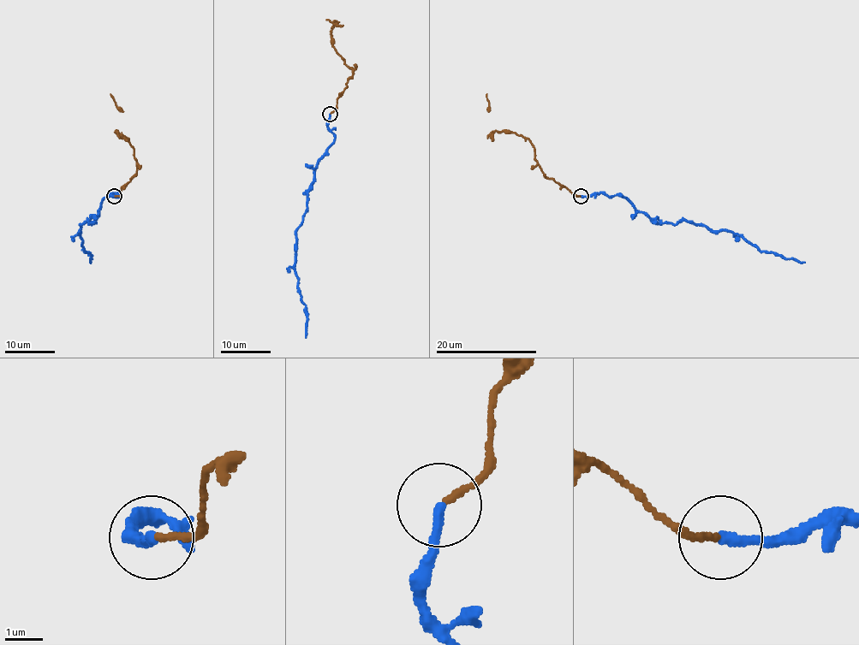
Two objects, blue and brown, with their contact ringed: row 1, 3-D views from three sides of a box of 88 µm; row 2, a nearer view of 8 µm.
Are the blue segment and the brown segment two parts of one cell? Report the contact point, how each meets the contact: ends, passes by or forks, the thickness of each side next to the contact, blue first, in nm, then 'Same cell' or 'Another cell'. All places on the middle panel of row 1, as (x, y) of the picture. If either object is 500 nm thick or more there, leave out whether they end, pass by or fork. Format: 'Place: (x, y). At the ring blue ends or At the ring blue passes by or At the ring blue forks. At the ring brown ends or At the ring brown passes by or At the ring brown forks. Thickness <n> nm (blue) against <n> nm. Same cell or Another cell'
Place: (330, 114). At the ring blue ends. At the ring brown ends. Thickness 280 nm (blue) against 170 nm. Another cell

